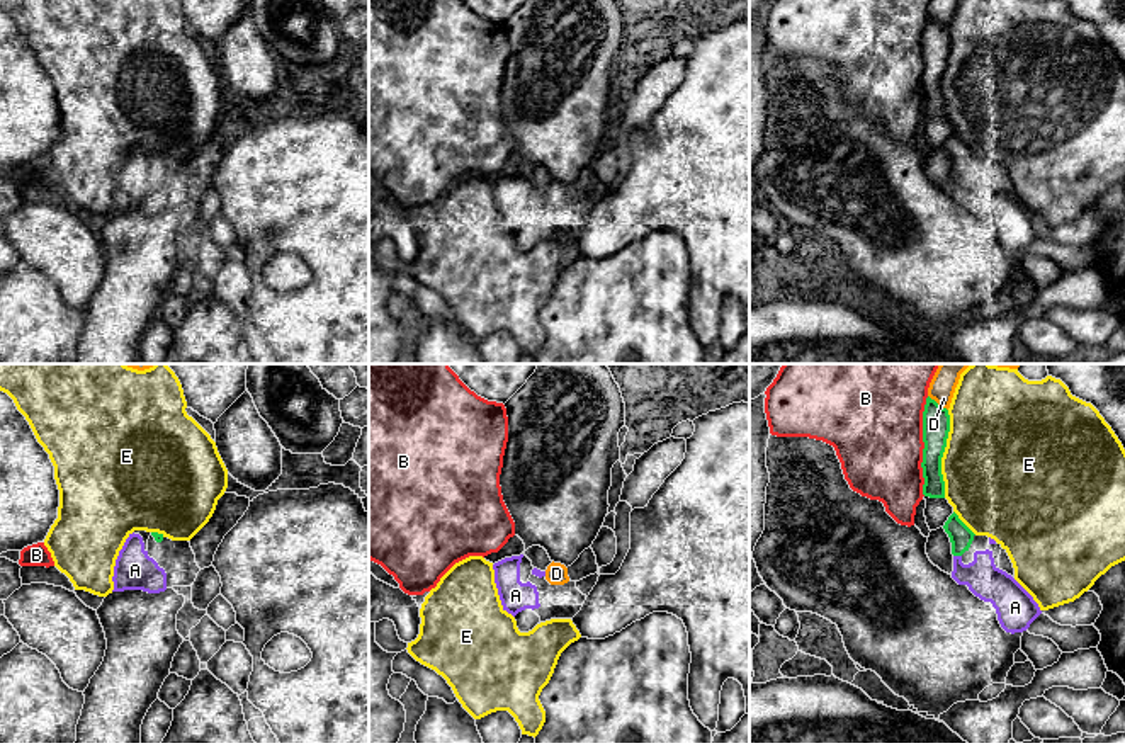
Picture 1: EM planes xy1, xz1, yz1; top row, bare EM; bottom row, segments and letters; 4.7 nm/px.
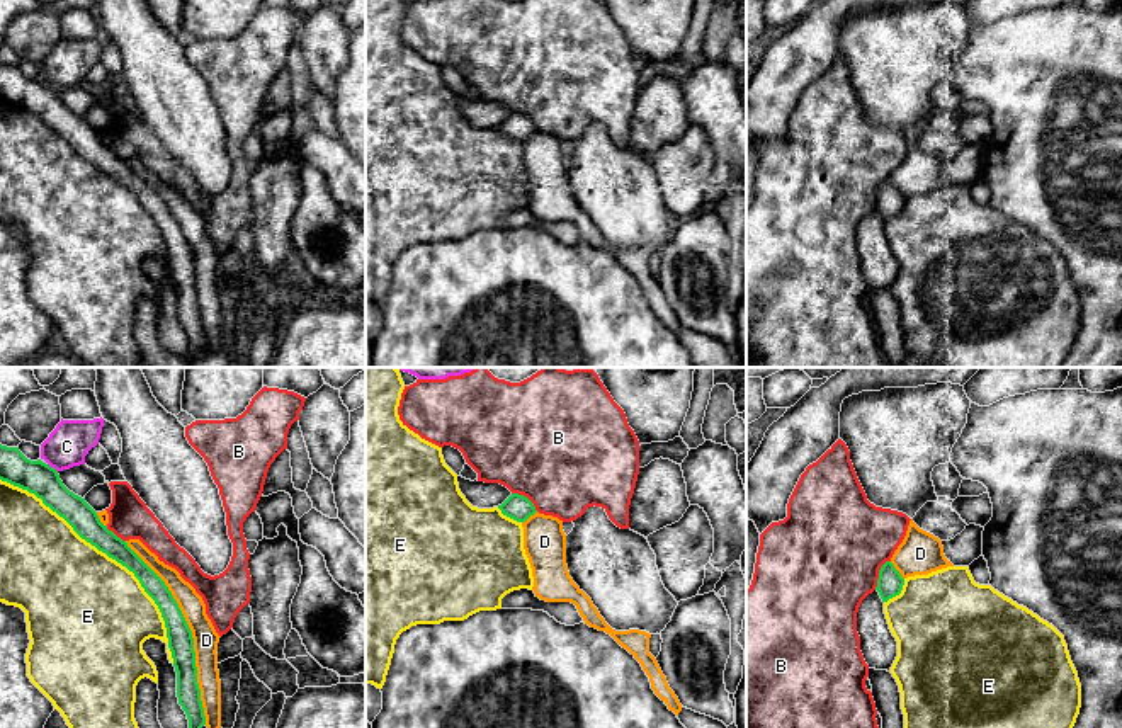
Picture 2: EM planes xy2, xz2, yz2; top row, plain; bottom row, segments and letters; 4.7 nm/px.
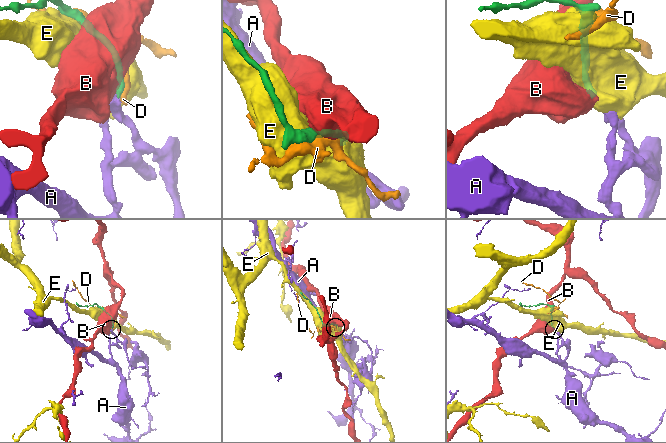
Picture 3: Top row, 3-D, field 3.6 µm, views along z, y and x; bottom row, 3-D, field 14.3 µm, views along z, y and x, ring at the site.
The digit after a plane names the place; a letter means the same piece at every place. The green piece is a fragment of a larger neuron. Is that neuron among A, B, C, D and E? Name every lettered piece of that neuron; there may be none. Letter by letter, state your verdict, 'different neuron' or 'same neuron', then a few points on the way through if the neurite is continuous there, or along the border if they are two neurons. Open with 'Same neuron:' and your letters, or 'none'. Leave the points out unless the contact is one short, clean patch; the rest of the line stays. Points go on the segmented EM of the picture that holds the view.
Same neuron: A
A: same neuron; runs through yz1 (961, 536), (957, 555), (971, 575), (984, 580)
B: different neuron
C: different neuron; border along xy2 (48, 463), (56, 472)
D: different neuron
E: different neuron

